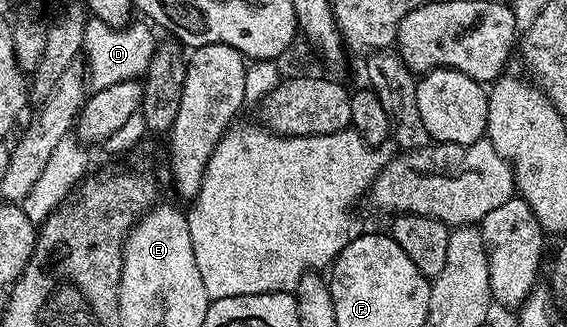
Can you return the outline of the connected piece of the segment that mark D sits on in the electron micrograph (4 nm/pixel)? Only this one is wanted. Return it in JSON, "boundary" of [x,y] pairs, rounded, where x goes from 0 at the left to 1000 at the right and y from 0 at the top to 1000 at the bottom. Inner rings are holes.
{"boundary":[[[164,55],[153,64],[145,171],[150,183],[153,254],[164,278],[189,272],[190,263],[245,242],[256,229],[279,122],[272,116],[272,92],[259,70],[249,70],[233,67],[219,86],[198,86]]]}

